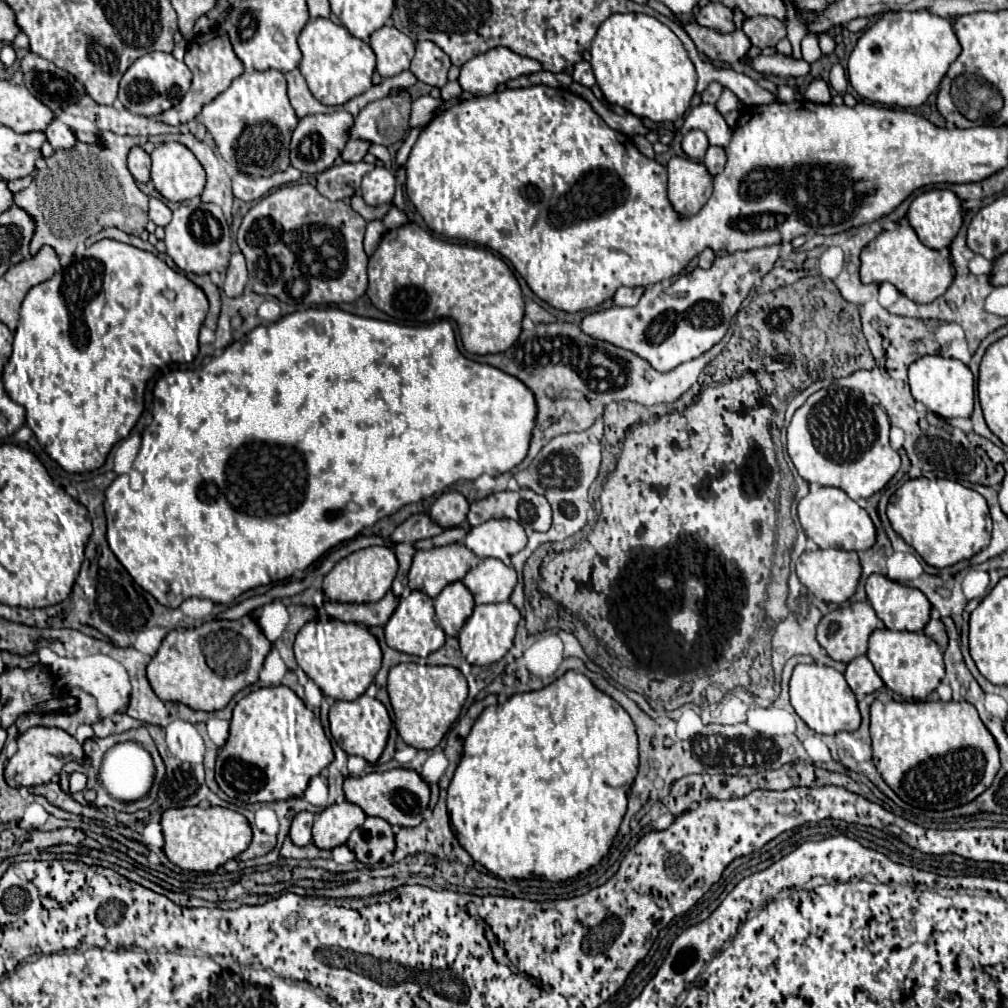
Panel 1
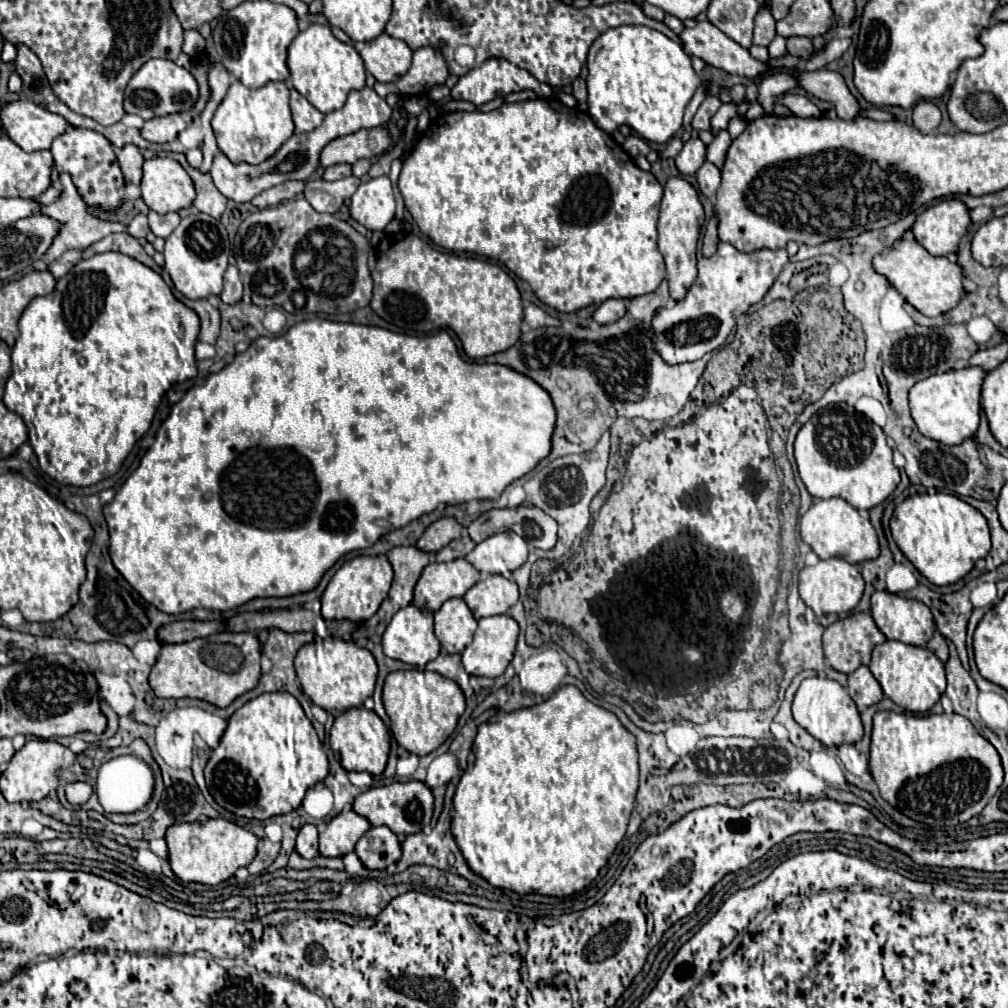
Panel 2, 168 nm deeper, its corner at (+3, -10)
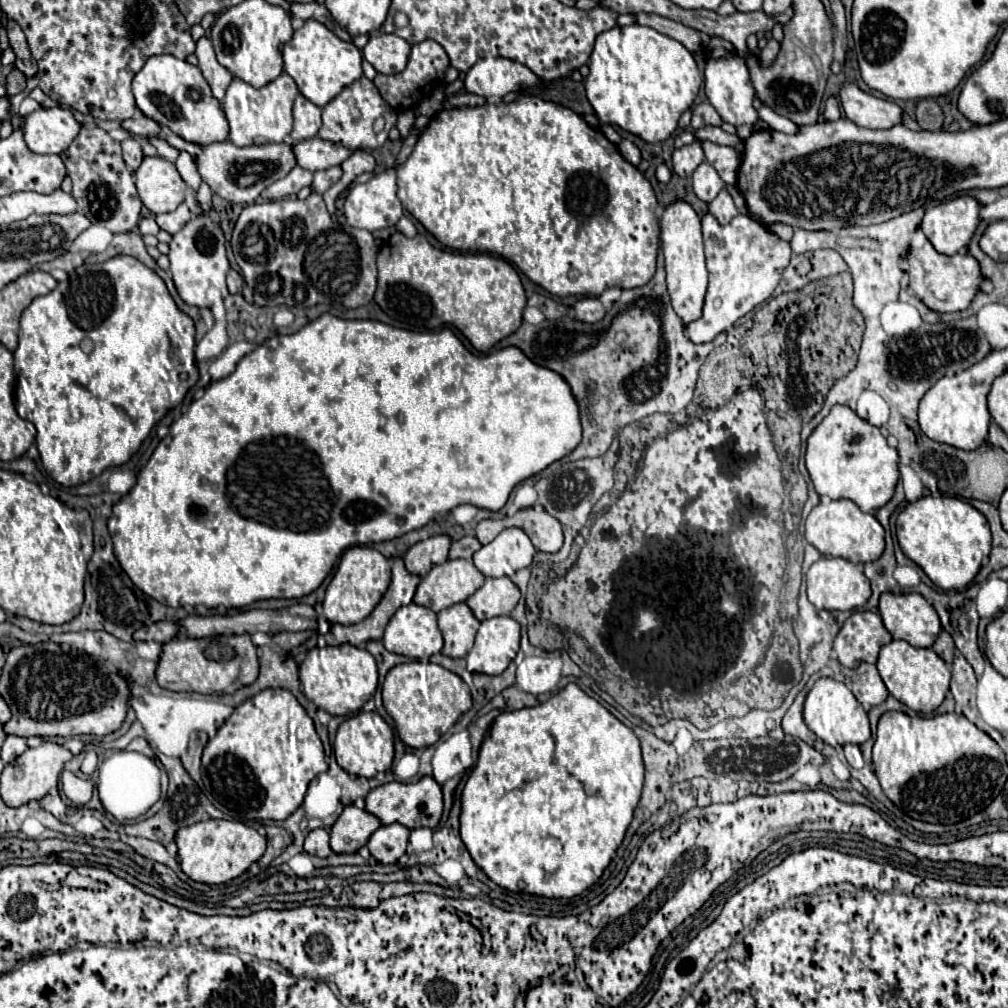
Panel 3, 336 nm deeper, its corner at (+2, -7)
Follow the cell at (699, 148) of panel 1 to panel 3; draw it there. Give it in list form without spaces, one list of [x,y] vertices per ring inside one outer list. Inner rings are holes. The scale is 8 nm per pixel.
[[[700,142],[674,150],[672,162],[674,162],[674,172],[678,176],[690,176],[704,162],[704,152],[702,152]]]

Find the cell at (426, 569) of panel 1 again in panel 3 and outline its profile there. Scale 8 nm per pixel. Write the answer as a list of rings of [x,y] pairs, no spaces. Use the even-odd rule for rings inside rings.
[[[446,560],[444,564],[436,564],[426,576],[422,576],[416,594],[414,594],[414,602],[426,608],[432,608],[434,612],[440,612],[452,604],[458,602],[466,602],[468,596],[472,596],[480,586],[484,584],[484,576],[482,572],[468,560]]]

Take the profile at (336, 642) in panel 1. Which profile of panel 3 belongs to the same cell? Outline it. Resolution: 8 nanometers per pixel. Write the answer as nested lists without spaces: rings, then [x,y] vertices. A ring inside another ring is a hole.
[[[350,644],[342,646],[322,646],[312,648],[304,662],[300,664],[300,682],[304,694],[316,708],[328,712],[330,716],[356,714],[376,692],[378,670],[376,660],[368,650],[360,650]]]

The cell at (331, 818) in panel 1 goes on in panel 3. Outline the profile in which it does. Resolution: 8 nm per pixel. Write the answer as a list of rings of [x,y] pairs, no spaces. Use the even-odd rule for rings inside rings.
[[[350,804],[330,830],[330,846],[338,854],[358,852],[380,826],[382,822],[374,814]]]

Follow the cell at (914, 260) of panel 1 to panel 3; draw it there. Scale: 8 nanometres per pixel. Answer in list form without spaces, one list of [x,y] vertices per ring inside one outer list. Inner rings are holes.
[[[932,244],[910,250],[904,268],[910,274],[912,292],[934,312],[958,312],[968,308],[974,296],[980,292],[980,282],[984,280],[976,258],[972,258],[970,254],[946,256],[936,252]]]

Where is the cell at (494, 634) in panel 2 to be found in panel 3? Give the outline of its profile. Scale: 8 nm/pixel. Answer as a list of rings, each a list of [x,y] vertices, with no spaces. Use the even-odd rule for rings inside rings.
[[[510,616],[484,620],[476,632],[474,648],[466,662],[470,672],[498,676],[506,670],[520,648],[520,624]]]

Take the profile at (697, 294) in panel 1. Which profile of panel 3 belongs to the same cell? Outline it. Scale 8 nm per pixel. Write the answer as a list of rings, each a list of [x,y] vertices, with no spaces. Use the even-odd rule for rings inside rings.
[[[706,212],[702,216],[702,234],[706,246],[706,264],[710,270],[710,284],[702,318],[686,326],[690,340],[696,344],[714,340],[738,318],[746,316],[752,308],[768,300],[790,262],[790,244],[764,226],[752,222],[744,214],[722,226],[710,212]]]

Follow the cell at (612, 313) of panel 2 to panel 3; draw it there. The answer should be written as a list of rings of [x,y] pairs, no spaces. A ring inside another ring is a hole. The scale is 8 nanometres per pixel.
[[[582,298],[574,304],[574,314],[580,322],[598,322],[604,318],[606,308],[598,298]]]

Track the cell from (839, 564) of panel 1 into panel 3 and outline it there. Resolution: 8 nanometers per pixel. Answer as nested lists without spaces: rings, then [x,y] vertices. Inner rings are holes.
[[[824,556],[810,566],[810,570],[806,572],[806,586],[808,586],[808,600],[816,608],[840,610],[840,612],[858,610],[868,602],[872,594],[870,580],[864,576],[860,564],[848,562],[844,558],[832,558],[832,556]]]

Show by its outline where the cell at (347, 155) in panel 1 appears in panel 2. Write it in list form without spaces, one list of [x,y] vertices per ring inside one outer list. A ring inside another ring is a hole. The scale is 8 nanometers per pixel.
[[[337,163],[337,165],[331,165],[331,167],[325,169],[323,179],[327,179],[327,181],[335,181],[335,179],[349,177],[349,175],[351,175],[351,165],[349,165],[349,163]]]

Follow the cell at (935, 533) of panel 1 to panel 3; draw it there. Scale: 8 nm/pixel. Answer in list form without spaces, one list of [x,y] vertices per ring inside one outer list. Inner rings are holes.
[[[926,496],[908,504],[896,520],[896,536],[902,552],[942,590],[960,590],[970,584],[992,548],[992,536],[984,514],[958,498],[946,496]]]

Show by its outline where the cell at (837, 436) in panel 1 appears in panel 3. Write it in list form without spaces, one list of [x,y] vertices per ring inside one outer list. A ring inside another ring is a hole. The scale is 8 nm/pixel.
[[[834,406],[808,438],[806,468],[820,496],[832,500],[852,500],[862,512],[882,508],[894,496],[898,474],[898,452],[888,446],[876,426],[858,418],[848,406]]]

